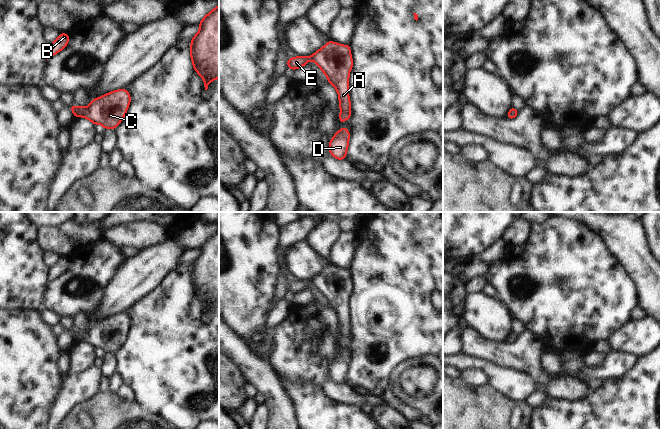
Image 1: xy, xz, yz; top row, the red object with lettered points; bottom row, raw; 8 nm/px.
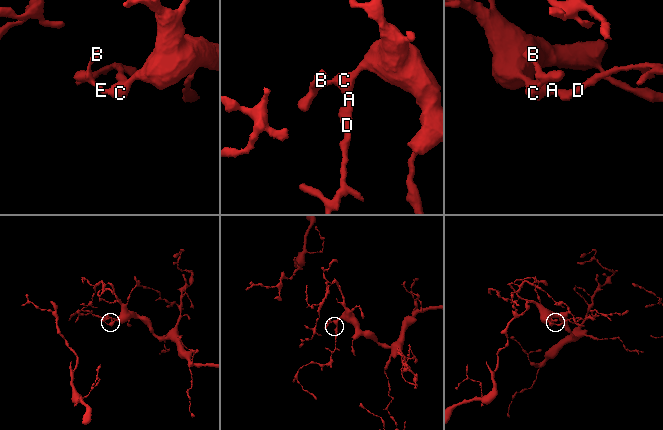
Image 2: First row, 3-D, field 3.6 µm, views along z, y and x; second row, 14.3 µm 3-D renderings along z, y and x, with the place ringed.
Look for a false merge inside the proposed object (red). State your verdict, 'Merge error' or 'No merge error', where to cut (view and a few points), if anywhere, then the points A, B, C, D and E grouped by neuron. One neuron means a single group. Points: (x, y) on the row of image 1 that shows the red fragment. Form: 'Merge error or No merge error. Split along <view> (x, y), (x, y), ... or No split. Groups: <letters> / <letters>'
No merge error. No split. Groups: A B C D E

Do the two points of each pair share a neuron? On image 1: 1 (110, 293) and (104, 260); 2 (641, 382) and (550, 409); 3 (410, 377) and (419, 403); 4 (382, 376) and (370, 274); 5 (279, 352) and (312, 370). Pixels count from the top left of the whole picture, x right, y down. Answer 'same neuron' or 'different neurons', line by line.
1: different neurons
2: same neuron
3: same neuron
4: same neuron
5: same neuron

